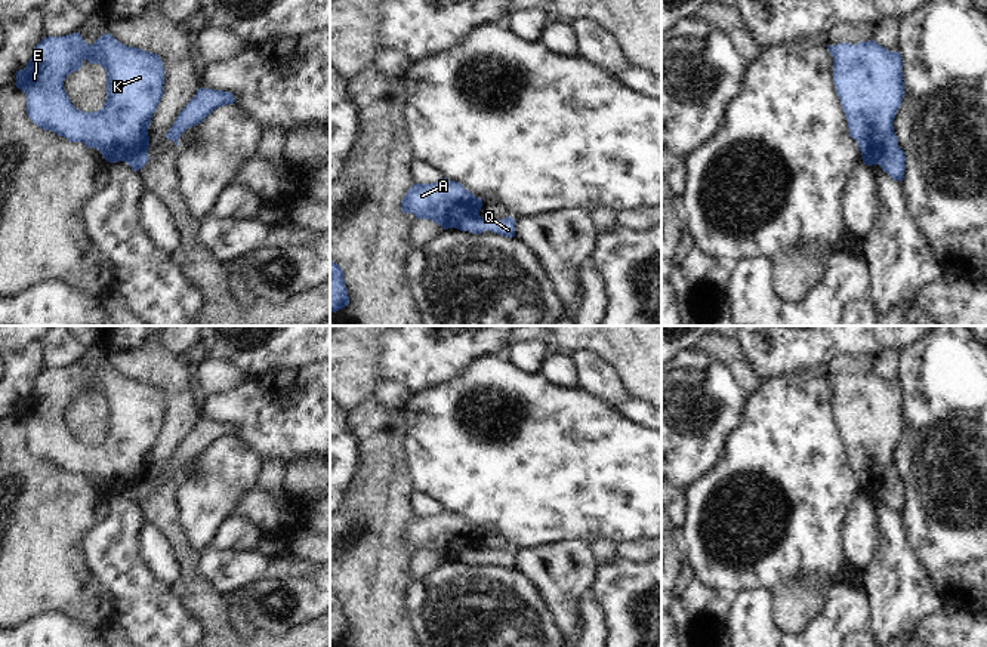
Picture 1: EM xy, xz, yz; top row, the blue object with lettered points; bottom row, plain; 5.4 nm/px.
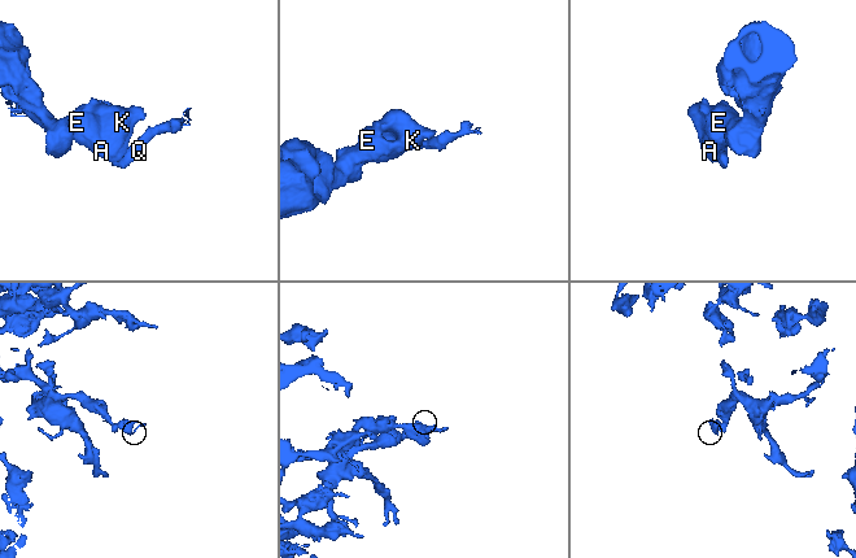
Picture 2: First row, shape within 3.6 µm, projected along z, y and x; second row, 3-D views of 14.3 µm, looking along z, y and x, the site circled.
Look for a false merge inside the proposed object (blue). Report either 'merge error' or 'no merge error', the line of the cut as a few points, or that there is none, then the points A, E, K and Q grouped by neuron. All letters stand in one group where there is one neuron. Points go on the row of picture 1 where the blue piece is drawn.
merge error; cut in xy along (148, 136), (144, 141), (138, 141), (136, 148), (125, 160); A E K / Q

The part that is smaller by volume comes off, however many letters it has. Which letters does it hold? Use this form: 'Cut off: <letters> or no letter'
Cut off: Q

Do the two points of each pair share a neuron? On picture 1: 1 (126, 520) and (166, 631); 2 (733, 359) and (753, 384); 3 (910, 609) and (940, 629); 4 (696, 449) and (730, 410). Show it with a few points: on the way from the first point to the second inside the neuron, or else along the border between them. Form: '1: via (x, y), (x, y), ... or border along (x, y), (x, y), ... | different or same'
1: via (125, 548), (127, 581), (142, 603) | same
2: via (737, 364), (748, 378) | same
3: border along (941, 610), (927, 615), (915, 631) | different
4: via (703, 440), (721, 419) | same

